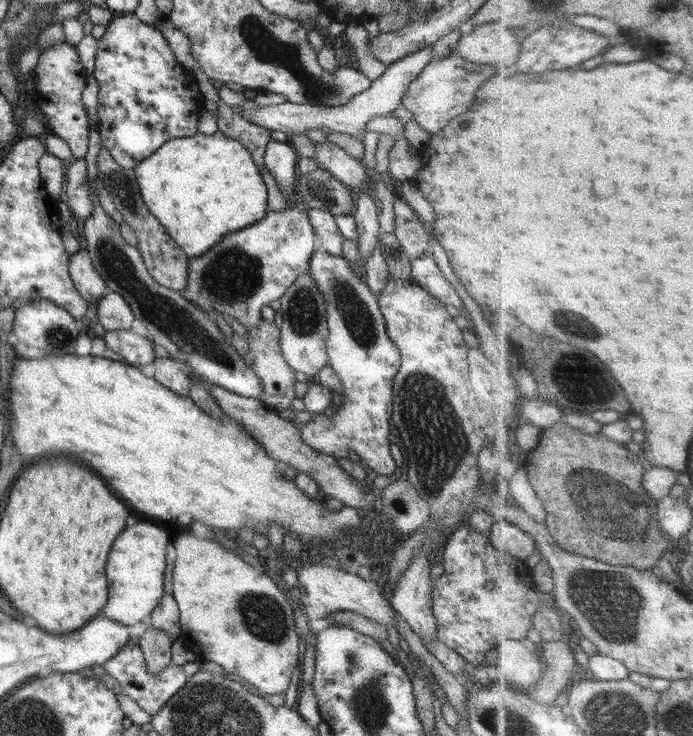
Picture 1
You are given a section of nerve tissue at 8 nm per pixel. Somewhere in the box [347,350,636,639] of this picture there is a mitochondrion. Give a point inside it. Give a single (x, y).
(433, 441)

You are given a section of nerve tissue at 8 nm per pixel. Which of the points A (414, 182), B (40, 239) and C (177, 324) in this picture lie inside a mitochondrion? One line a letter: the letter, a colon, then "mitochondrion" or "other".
A: other
B: other
C: mitochondrion

